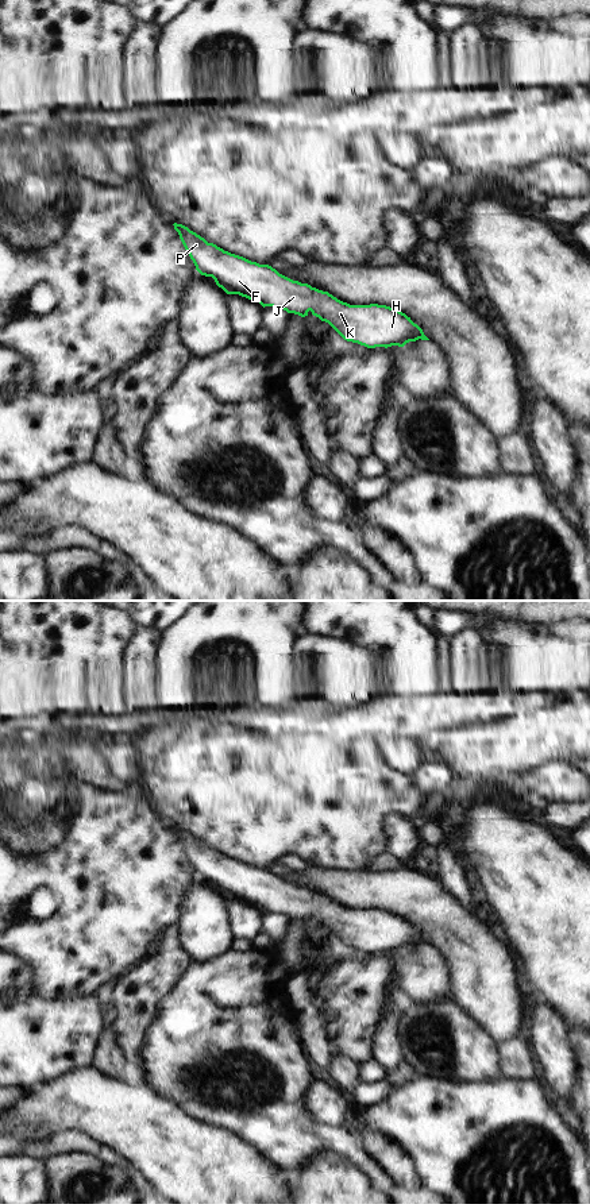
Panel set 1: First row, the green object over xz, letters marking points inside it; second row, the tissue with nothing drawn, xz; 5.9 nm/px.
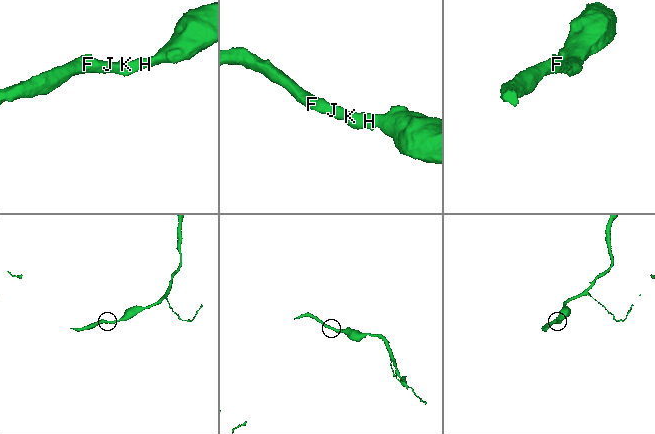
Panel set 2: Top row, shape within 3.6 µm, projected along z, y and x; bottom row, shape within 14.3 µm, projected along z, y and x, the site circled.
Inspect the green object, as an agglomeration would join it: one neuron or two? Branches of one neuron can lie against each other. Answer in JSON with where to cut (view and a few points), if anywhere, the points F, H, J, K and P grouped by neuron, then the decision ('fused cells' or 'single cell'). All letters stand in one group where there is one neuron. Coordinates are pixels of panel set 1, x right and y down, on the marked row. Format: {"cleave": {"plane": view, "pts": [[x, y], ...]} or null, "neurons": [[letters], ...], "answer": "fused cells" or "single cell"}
{"cleave": null, "neurons": [["F", "H", "J", "K", "P"]], "answer": "single cell"}

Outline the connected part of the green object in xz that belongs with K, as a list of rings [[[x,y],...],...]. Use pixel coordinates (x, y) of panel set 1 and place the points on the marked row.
[[[182,224],[174,229],[196,270],[212,277],[227,294],[239,294],[263,308],[281,308],[301,317],[313,316],[328,323],[344,340],[367,348],[404,347],[409,341],[429,340],[405,313],[386,305],[350,305],[308,283],[293,281],[269,265],[259,265],[208,243]]]

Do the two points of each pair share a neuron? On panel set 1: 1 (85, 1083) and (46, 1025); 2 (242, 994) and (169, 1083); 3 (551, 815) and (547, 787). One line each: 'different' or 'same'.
1: different
2: same
3: different

